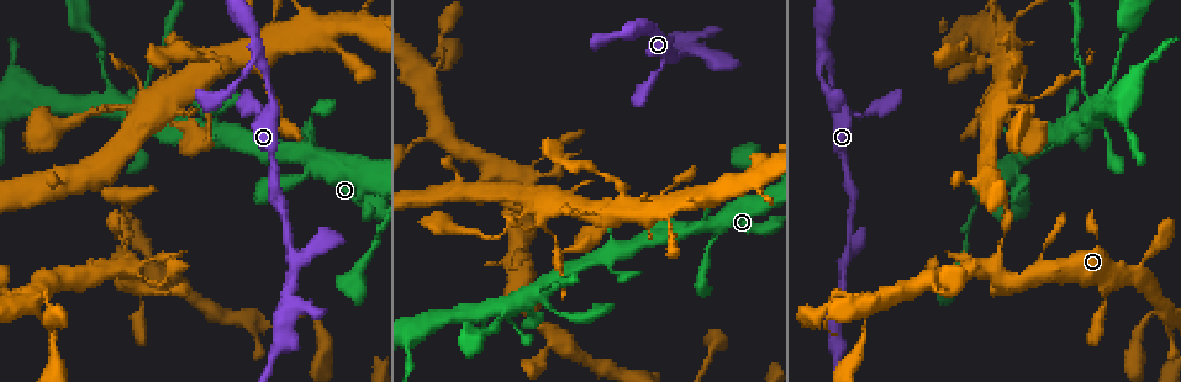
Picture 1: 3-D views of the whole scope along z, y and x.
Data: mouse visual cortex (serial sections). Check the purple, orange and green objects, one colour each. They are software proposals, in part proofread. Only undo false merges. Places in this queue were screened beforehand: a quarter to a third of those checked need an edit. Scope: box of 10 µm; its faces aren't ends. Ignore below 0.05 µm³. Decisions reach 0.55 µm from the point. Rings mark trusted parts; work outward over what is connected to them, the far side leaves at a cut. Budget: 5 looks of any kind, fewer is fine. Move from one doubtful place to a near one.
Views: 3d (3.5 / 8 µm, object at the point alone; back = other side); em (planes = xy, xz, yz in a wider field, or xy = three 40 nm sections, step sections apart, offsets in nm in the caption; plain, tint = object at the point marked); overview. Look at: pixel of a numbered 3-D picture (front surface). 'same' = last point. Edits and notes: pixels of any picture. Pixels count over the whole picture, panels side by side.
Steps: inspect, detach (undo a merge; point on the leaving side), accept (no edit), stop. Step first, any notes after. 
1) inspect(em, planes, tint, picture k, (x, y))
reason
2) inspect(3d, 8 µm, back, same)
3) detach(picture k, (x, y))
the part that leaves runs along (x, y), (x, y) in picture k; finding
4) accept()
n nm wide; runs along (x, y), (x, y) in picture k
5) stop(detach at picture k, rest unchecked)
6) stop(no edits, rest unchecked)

inspect(3d, 3.5 µm, picture 1, (687, 51))
side arm on a straight run

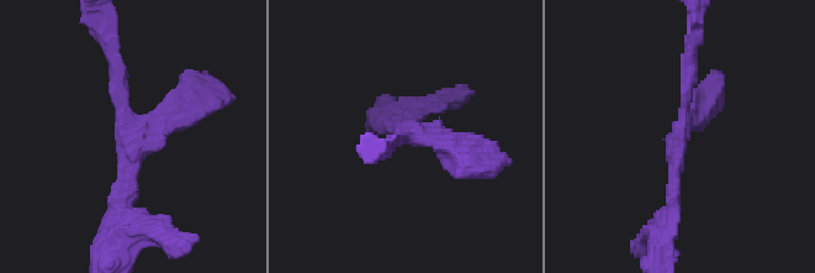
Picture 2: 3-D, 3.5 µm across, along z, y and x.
inspect(em, planes, tint, picture 2, (687, 112))
3 arms; arms of 150, 200, 350 nm; need the tissue

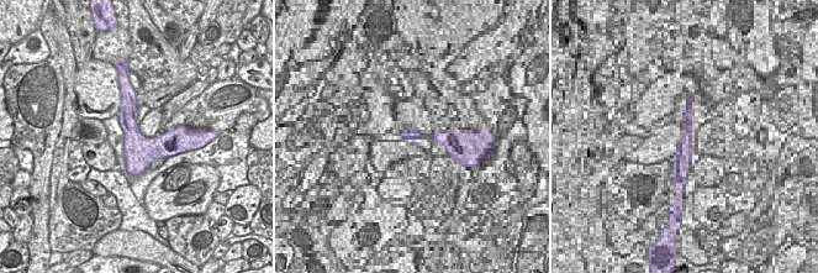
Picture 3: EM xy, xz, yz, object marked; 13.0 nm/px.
accept()
runs along (105, 35), (131, 137), (127, 194) in picture 2; continuous, no second cell

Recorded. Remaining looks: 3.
inspect(3d, 3.5 µm, picture 1, (1021, 155))
sharp bend

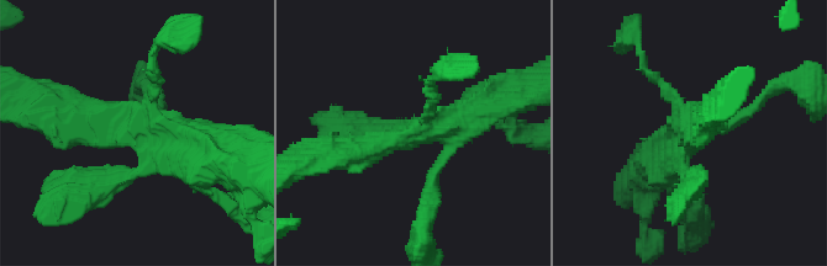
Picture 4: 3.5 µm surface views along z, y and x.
inspect(em, planes, tint, picture 4, (426, 130))

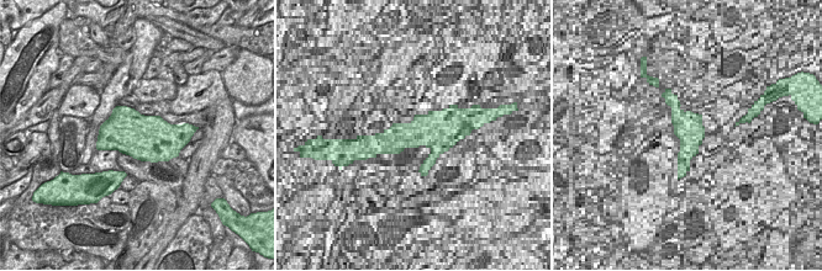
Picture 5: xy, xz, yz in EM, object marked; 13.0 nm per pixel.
accept()
runs along (201, 171), (175, 133), (69, 118) in picture 4; all the same cell

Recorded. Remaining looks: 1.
stop(no edits, rest unchecked)

